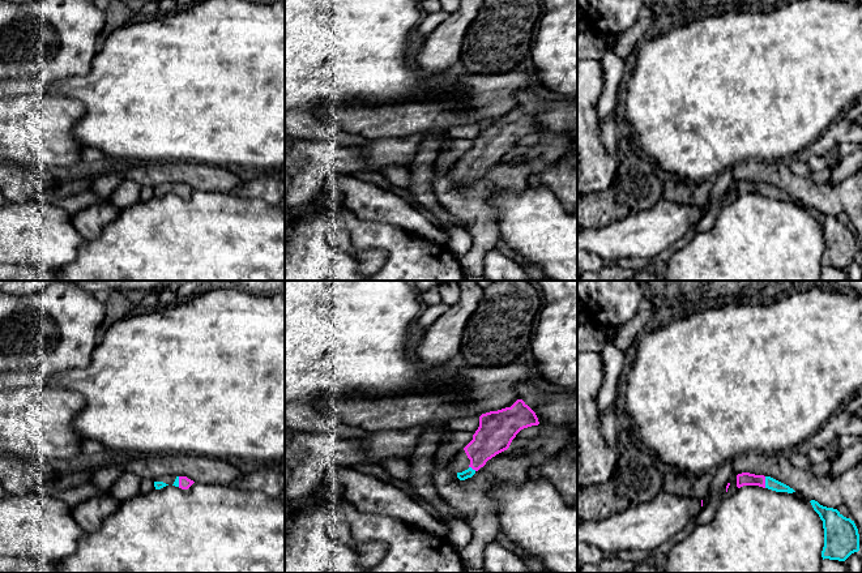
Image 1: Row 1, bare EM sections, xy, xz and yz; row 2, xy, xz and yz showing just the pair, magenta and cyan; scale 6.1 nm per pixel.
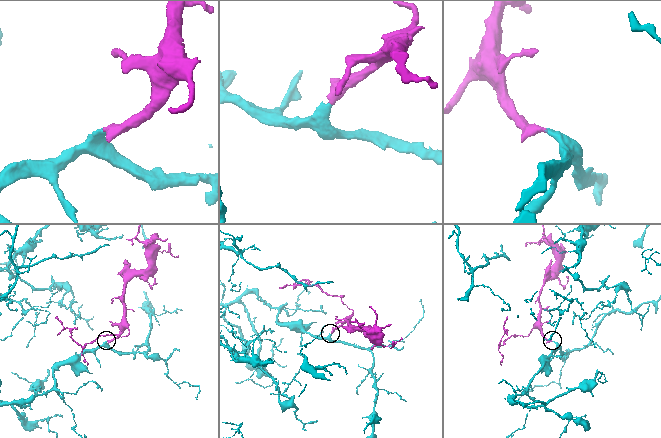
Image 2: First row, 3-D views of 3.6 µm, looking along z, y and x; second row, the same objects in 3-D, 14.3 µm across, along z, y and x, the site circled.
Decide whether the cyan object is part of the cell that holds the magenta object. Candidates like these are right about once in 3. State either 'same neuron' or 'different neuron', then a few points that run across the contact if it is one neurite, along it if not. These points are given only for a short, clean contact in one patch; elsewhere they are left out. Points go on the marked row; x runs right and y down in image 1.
same neuron; line yz (745, 478), (764, 482), (771, 483)

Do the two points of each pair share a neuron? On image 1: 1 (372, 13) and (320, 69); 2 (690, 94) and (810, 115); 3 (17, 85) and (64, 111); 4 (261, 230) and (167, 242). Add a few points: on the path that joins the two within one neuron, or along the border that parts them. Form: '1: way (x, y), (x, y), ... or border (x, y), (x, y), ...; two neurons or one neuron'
1: way (358, 28), (331, 55); one neuron
2: way (720, 94), (767, 94), (773, 101), (780, 101); one neuron
3: border (20, 94), (24, 95); two neurons
4: way (238, 242), (191, 242); one neuron

